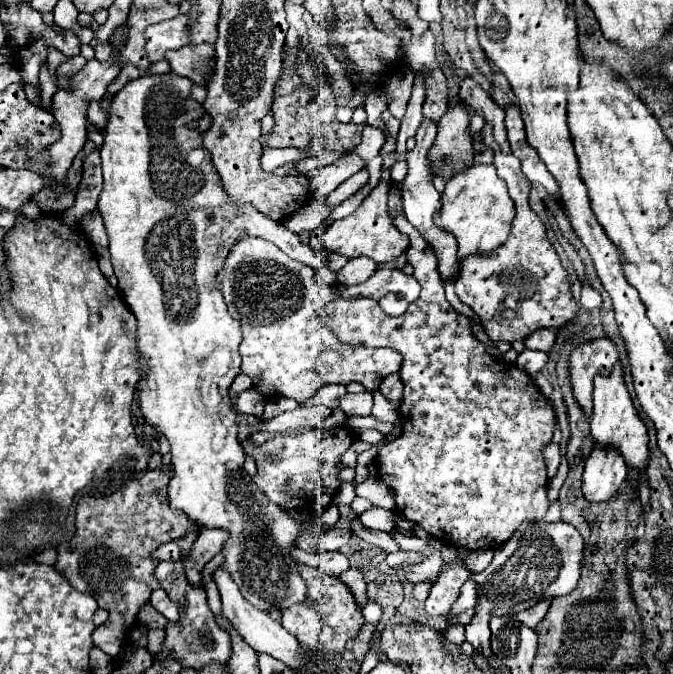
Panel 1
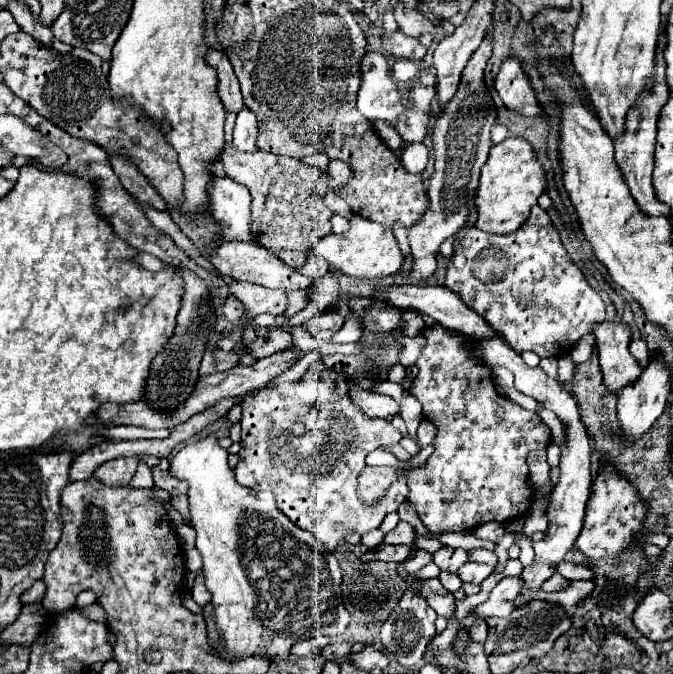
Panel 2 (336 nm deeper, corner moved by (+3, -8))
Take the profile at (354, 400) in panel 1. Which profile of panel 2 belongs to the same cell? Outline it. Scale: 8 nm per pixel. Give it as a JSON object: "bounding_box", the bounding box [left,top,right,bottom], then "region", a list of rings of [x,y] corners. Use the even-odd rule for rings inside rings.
{"bounding_box":[346,379,398,417],"region":[[[348,379],[346,383],[348,383],[348,389],[350,389],[350,399],[368,417],[392,417],[392,415],[398,413],[398,403],[392,397],[366,391],[366,389],[360,387],[360,383],[356,379]]]}

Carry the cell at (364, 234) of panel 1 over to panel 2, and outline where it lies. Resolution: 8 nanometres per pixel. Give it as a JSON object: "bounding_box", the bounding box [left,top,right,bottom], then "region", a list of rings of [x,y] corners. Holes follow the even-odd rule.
{"bounding_box":[318,215,404,279],"region":[[[354,215],[350,220],[350,229],[346,233],[332,233],[318,241],[318,253],[332,265],[332,269],[358,279],[382,279],[398,273],[404,263],[404,253],[400,251],[396,237],[390,227],[382,227],[369,219]],[[348,239],[354,241],[352,251],[348,249]]]}

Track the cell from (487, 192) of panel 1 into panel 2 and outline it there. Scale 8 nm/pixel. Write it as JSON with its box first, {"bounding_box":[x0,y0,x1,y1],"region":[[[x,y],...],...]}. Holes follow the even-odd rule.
{"bounding_box":[476,137,546,235],"region":[[[520,137],[504,139],[500,145],[492,145],[490,157],[480,173],[480,185],[476,191],[476,227],[486,233],[496,235],[510,235],[514,233],[528,217],[528,211],[532,205],[536,205],[538,197],[546,189],[546,179],[540,163],[536,161],[536,155],[532,151],[532,145]]]}

